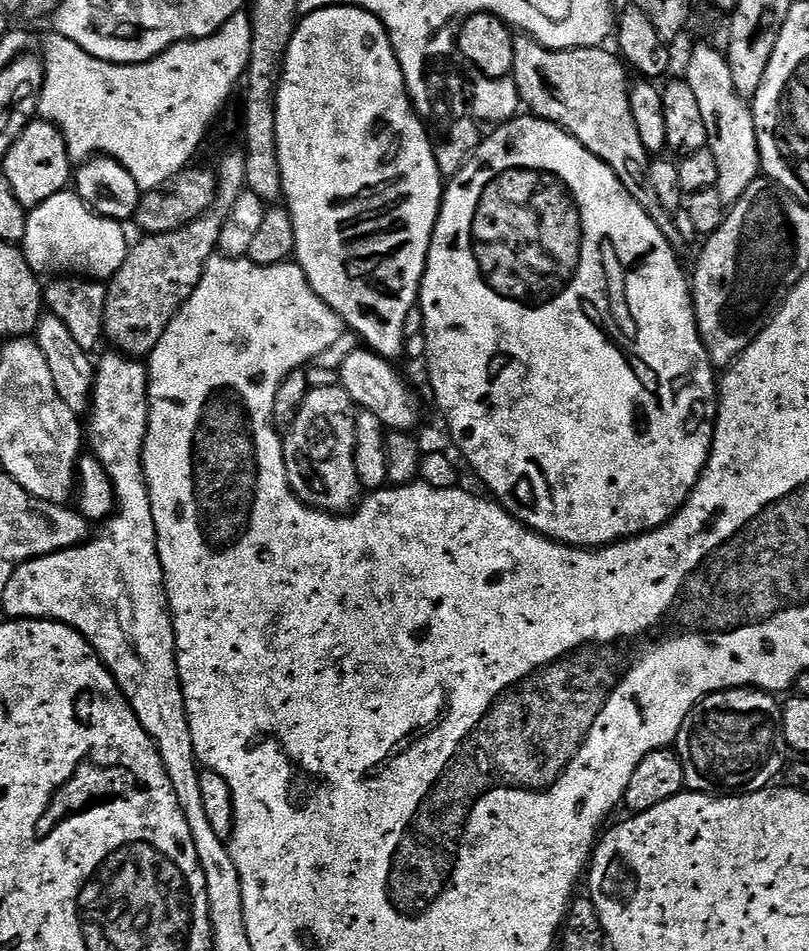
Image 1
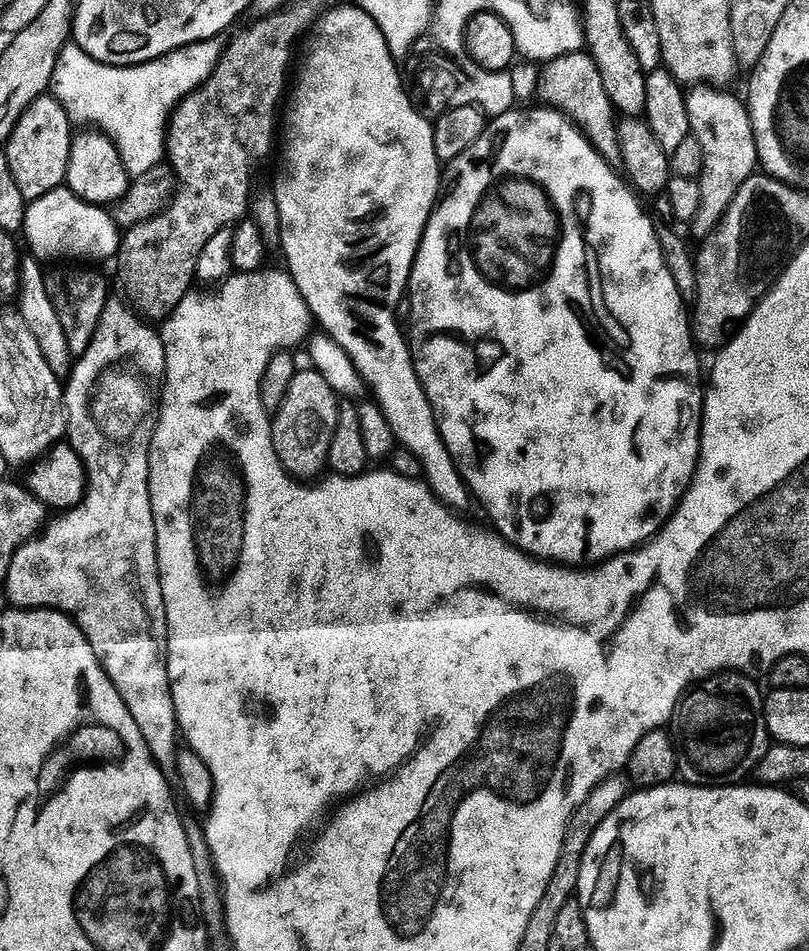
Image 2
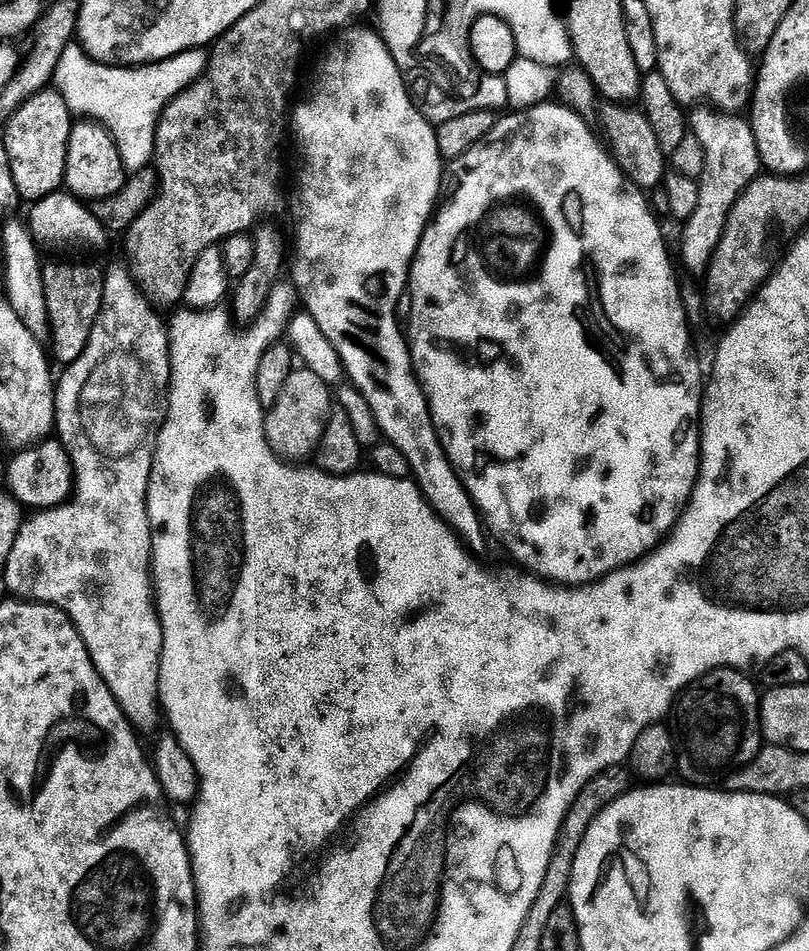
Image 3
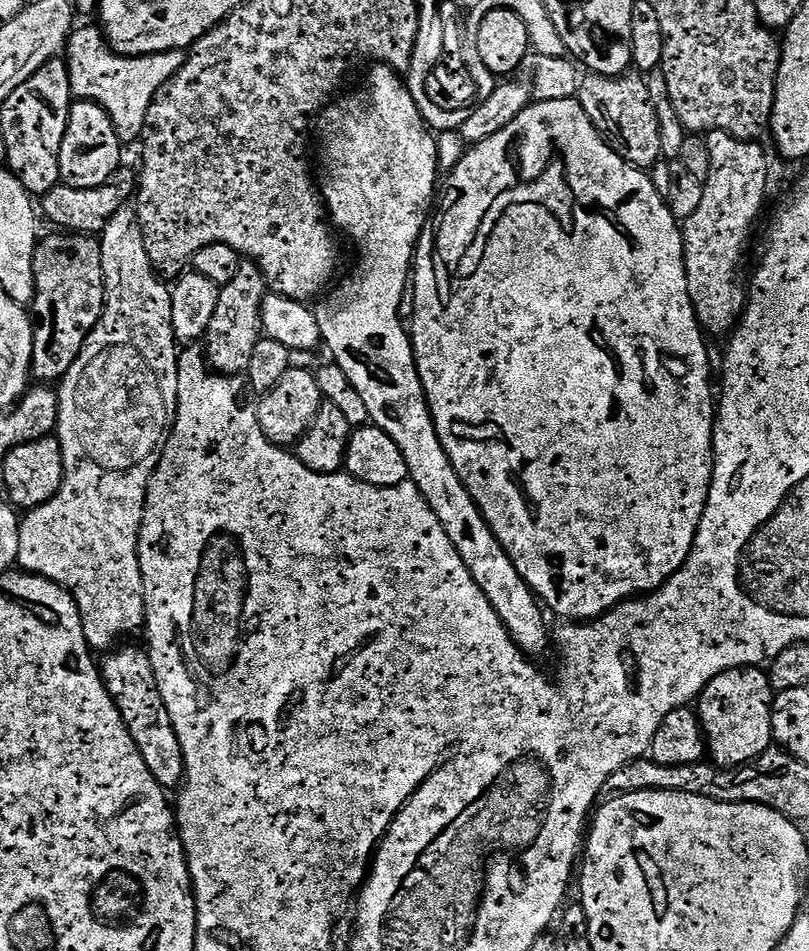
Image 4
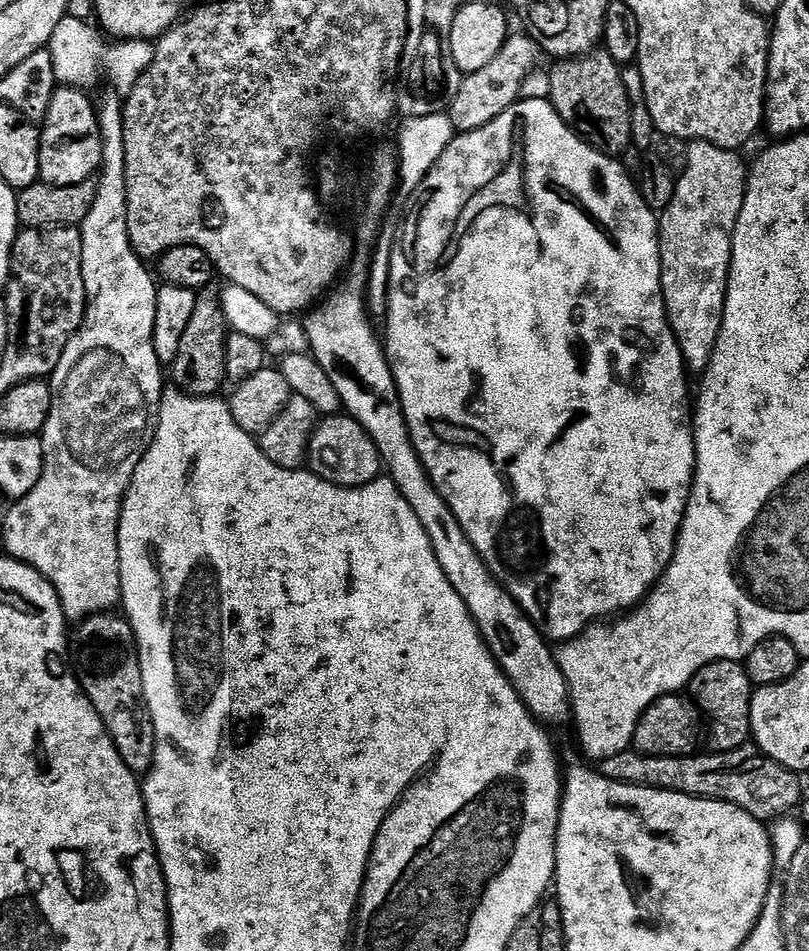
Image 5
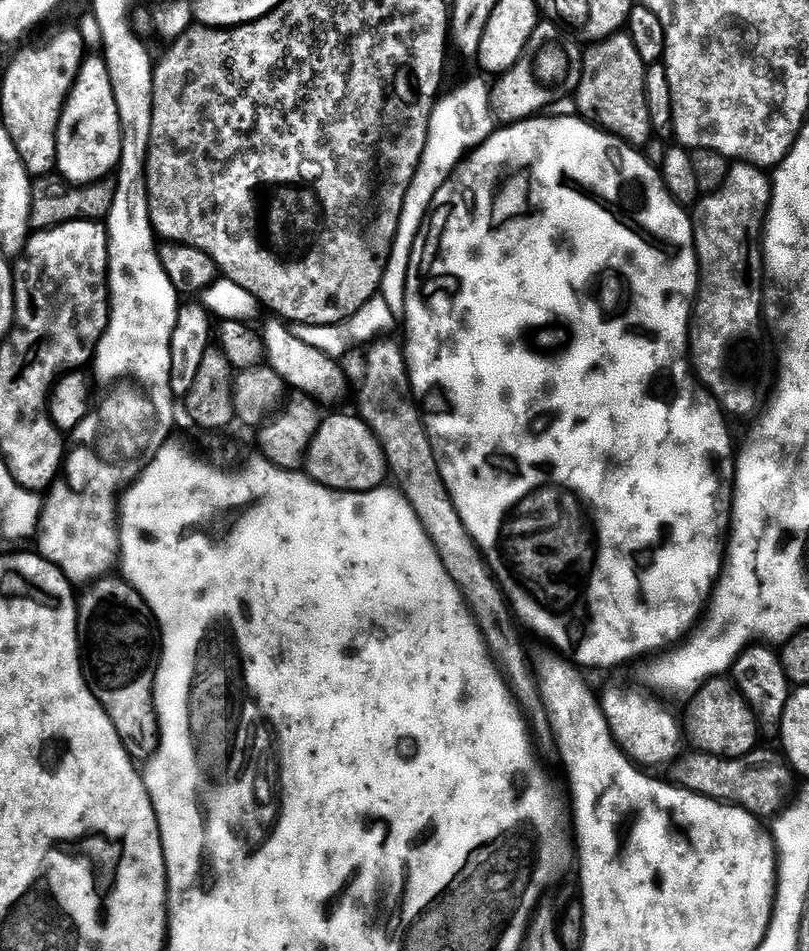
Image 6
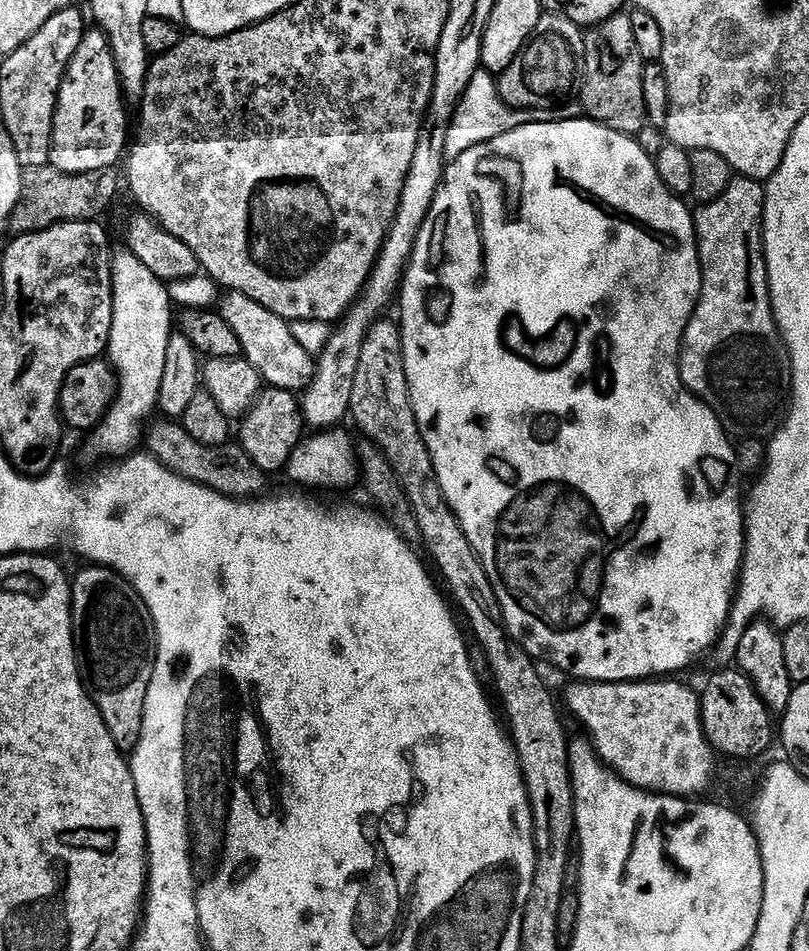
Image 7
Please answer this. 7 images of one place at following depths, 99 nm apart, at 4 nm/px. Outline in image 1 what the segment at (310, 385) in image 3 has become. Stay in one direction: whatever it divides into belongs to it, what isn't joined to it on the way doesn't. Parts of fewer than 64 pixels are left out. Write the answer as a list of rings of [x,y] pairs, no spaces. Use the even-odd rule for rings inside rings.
[[[324,384],[321,388],[316,386],[309,387],[304,396],[304,400],[300,404],[300,408],[296,412],[291,425],[286,428],[282,436],[282,443],[284,445],[284,474],[288,480],[289,487],[292,488],[292,493],[300,499],[303,504],[307,504],[309,508],[314,508],[329,514],[344,514],[349,511],[361,499],[362,485],[358,474],[354,470],[354,442],[356,441],[356,412],[354,411],[354,403],[350,394],[344,387],[335,384]]]

